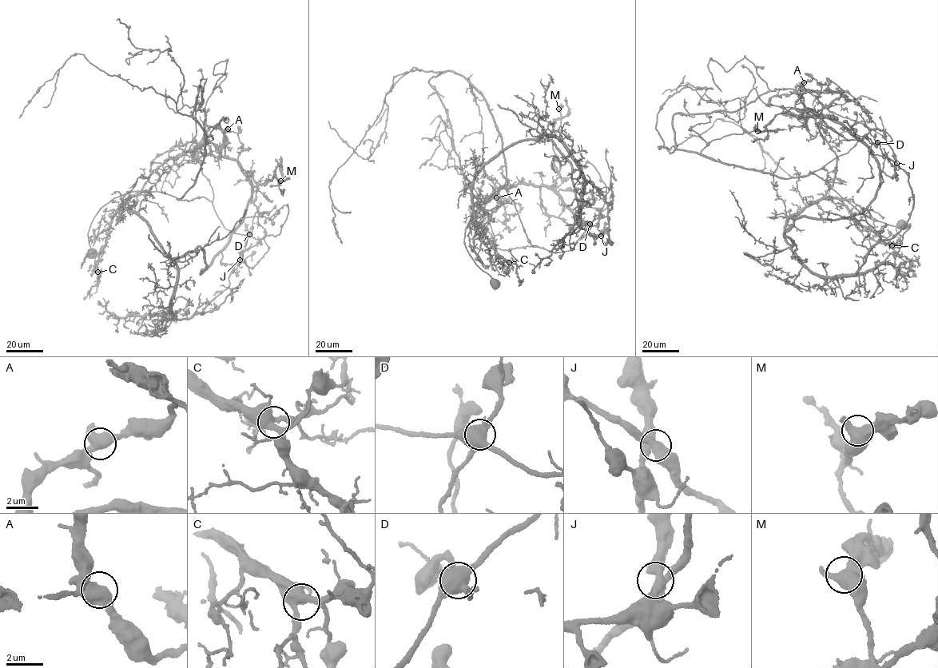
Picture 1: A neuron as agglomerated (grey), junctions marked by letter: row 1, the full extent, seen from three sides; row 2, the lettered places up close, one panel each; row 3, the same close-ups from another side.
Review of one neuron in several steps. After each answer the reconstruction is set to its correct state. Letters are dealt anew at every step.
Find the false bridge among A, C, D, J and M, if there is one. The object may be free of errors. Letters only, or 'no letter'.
D

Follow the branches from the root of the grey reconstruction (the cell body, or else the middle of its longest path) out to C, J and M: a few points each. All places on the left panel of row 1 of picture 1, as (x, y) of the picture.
C: (93, 255), (88, 234), (98, 211), (115, 197), (137, 192), (115, 212), (105, 244), (98, 254), (97, 272)
J: (93, 255), (88, 234), (101, 207), (132, 192), (157, 191), (212, 201), (224, 228), (248, 236), (240, 260)
M: (93, 255), (100, 209), (141, 191), (168, 158), (201, 153), (237, 161), (253, 185), (275, 170), (280, 180)

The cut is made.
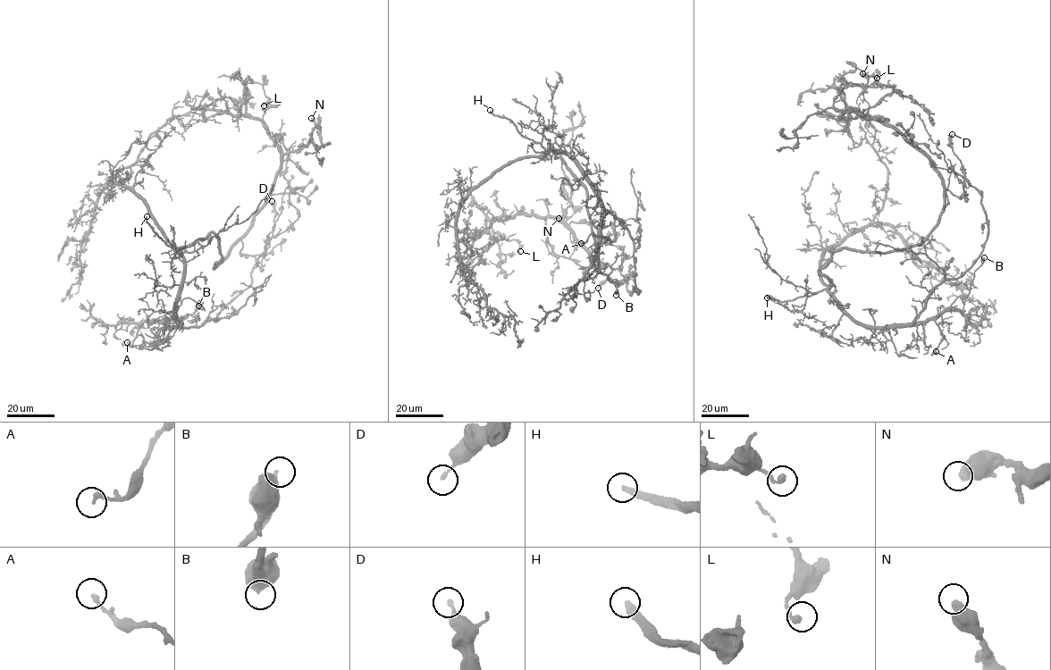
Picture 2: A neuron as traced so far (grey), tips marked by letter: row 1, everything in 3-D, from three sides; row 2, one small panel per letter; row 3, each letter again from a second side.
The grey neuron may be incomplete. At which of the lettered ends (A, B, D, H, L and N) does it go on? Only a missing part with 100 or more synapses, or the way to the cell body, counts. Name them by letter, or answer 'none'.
H

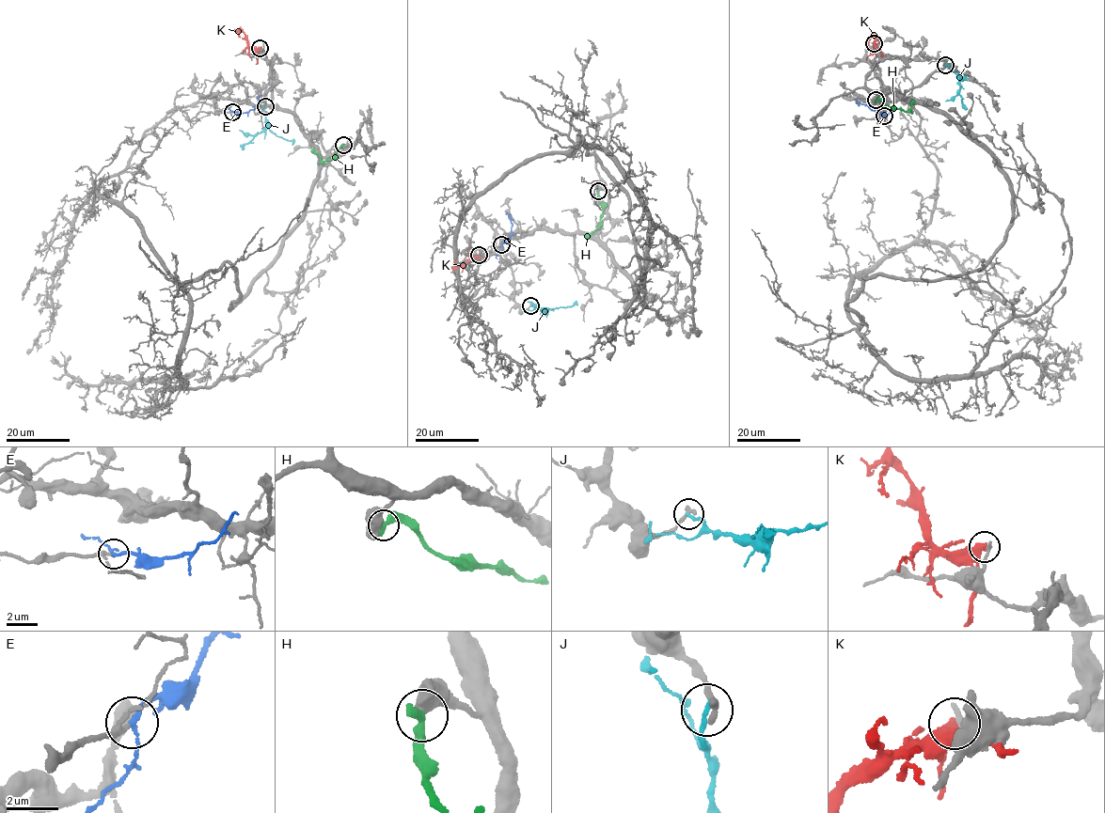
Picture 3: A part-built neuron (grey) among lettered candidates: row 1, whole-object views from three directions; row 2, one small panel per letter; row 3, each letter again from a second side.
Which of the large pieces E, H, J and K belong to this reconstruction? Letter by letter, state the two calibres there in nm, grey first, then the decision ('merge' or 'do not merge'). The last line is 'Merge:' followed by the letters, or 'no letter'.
E: 240 nm thick on the grey side, 160 nm on the other; merge
H: 600 nm thick on the grey side, 420 nm on the other; do not merge
J: 320 nm thick on the grey side, 190 nm on the other; do not merge
K: 260 nm thick on the grey side, 280 nm on the other; do not merge
Merge: E

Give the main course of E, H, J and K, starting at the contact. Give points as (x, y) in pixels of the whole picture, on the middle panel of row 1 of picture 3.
E: (501, 244), (510, 237), (512, 226), (506, 212)
H: (598, 191), (603, 207), (600, 222), (585, 238)
J: (530, 304), (538, 309), (547, 309), (527, 302)
K: (480, 255), (456, 267), (454, 261), (458, 258)

